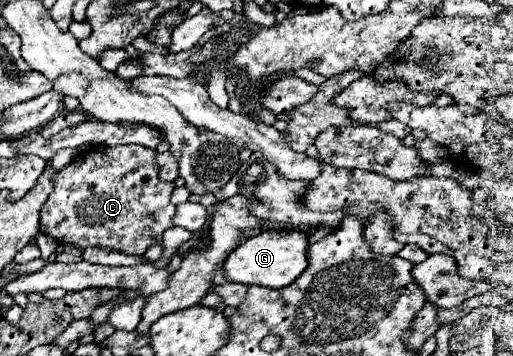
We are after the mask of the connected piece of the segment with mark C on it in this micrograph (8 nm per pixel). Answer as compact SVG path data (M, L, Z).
M118 145L118 147L96 147L80 153L70 165L58 171L54 181L54 191L40 209L40 231L54 237L58 243L86 247L108 247L128 255L144 255L154 243L162 243L162 233L172 227L172 217L176 207L170 201L174 183L158 179L158 169L154 163L156 151L140 145Z

